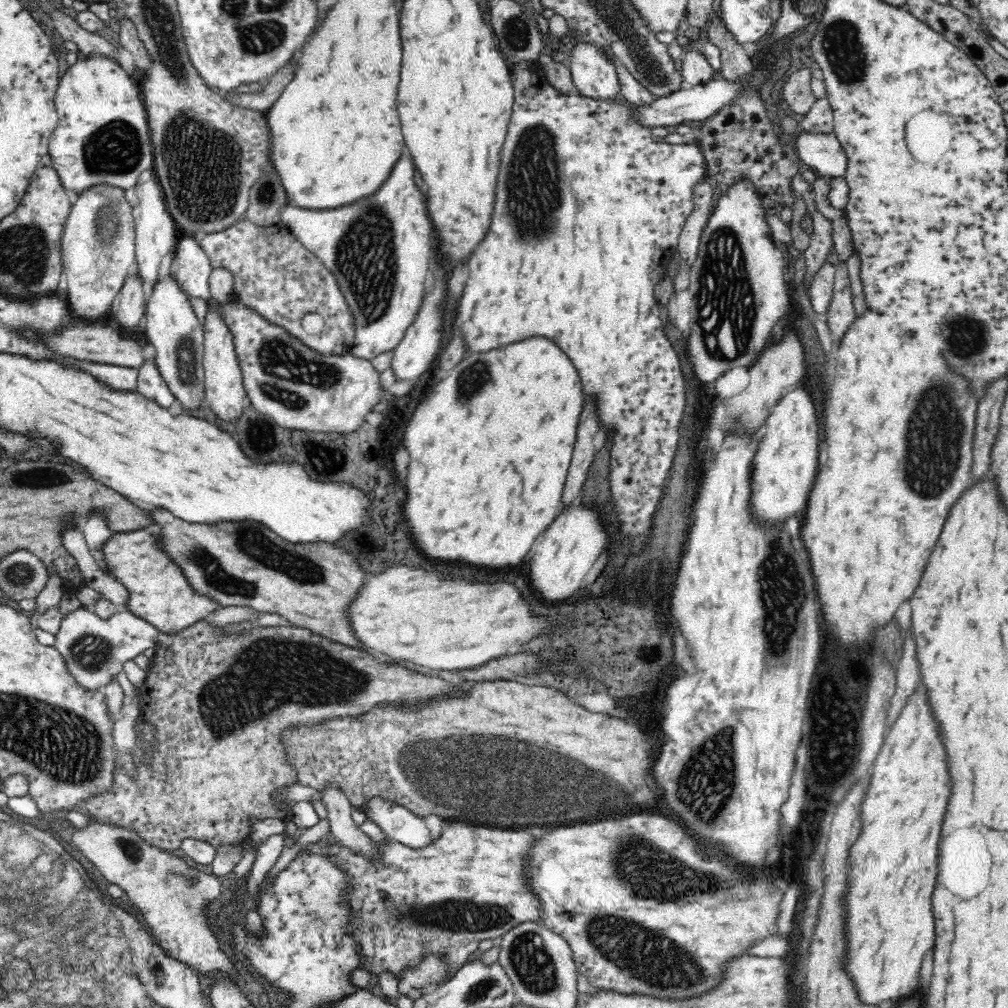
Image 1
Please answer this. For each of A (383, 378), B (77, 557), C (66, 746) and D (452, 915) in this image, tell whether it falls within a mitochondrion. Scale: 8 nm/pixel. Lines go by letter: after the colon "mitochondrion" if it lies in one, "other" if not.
A: other
B: other
C: mitochondrion
D: mitochondrion

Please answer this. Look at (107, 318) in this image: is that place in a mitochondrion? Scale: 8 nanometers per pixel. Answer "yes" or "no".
no

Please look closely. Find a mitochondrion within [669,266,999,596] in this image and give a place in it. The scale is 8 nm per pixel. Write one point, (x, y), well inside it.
(936, 436)

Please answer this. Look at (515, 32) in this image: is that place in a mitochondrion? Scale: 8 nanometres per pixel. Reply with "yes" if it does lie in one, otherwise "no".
yes

